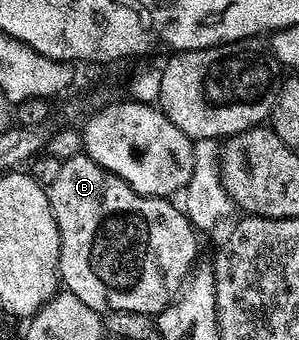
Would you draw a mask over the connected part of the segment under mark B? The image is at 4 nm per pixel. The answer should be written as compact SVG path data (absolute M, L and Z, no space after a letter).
M84 152L64 159L55 184L47 189L51 212L59 228L59 278L68 293L79 296L87 308L98 312L122 310L156 316L173 305L198 261L199 234L180 205L172 206L169 198L152 198L135 192L131 184L95 164Z

